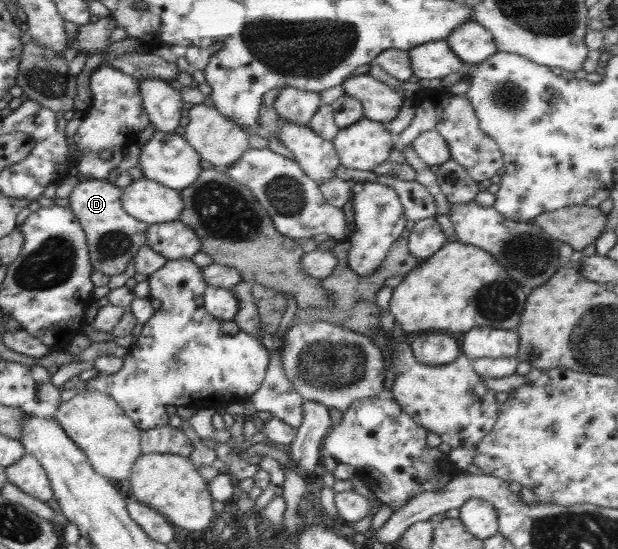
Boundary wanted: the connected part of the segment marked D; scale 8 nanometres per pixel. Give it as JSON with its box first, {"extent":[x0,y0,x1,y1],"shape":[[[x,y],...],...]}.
{"extent":[69,180,148,276],"shape":[[[107,180],[79,181],[69,198],[69,208],[77,216],[86,233],[89,261],[95,270],[110,276],[119,275],[126,269],[127,262],[146,245],[148,224],[137,220],[123,209],[120,197],[122,188]]]}

